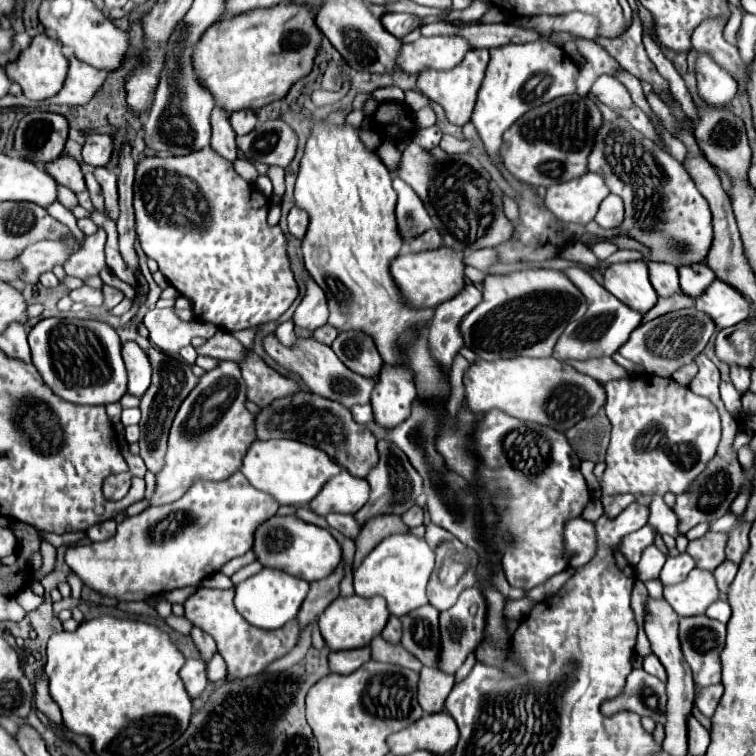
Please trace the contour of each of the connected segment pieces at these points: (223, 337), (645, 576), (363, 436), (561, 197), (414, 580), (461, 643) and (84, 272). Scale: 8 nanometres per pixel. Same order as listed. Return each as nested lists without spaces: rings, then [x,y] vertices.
[[[218,330],[214,338],[206,340],[206,344],[202,344],[200,348],[196,348],[196,352],[200,356],[212,356],[216,360],[232,360],[232,362],[240,362],[244,358],[246,348],[230,334],[224,330]]]
[[[648,546],[642,552],[642,560],[636,566],[636,578],[642,580],[642,582],[646,582],[650,578],[656,578],[660,574],[664,562],[666,562],[666,554],[660,552],[656,546]]]
[[[300,390],[296,394],[278,398],[270,406],[262,408],[256,416],[254,426],[258,440],[270,438],[290,438],[300,442],[304,440],[306,444],[324,450],[342,468],[346,468],[352,476],[358,478],[366,478],[370,468],[378,462],[376,436],[366,426],[356,424],[346,406],[330,402],[328,398],[320,398],[318,394],[312,394],[308,390]]]
[[[584,174],[576,180],[550,186],[546,192],[546,206],[564,222],[588,224],[596,218],[600,202],[610,194],[604,178],[598,174]]]
[[[396,534],[384,538],[354,570],[354,590],[358,596],[382,596],[388,602],[388,610],[394,616],[404,616],[424,604],[426,598],[426,584],[434,570],[436,554],[426,544],[424,538],[412,534]]]
[[[478,586],[466,588],[452,608],[448,608],[446,612],[440,612],[440,634],[442,634],[440,670],[442,672],[454,674],[464,664],[466,656],[482,642],[486,632],[486,614],[488,614],[488,602]]]
[[[98,228],[96,234],[86,238],[86,244],[70,256],[70,276],[86,278],[100,274],[104,268],[104,244],[106,244],[106,232],[104,228]]]

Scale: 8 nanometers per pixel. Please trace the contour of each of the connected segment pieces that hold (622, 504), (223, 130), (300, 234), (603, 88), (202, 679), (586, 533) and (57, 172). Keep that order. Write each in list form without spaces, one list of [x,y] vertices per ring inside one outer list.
[[[622,494],[622,496],[602,496],[602,504],[604,504],[604,512],[608,516],[616,516],[620,514],[628,504],[632,504],[636,500],[636,496],[632,494]]]
[[[214,108],[212,110],[212,150],[222,158],[234,162],[238,158],[236,152],[236,134],[228,122],[228,112]]]
[[[292,208],[290,214],[288,214],[288,230],[292,236],[296,236],[298,240],[304,238],[306,234],[306,228],[308,228],[308,214],[300,208]]]
[[[602,74],[596,78],[596,82],[592,84],[590,90],[602,104],[610,106],[612,110],[618,108],[630,108],[632,106],[632,98],[628,94],[628,90],[610,74]]]
[[[186,660],[186,664],[180,670],[180,678],[184,680],[186,692],[190,694],[192,700],[198,700],[202,696],[202,692],[208,686],[208,678],[206,678],[206,666],[200,660]]]
[[[572,518],[564,526],[564,548],[572,568],[586,564],[596,552],[594,524],[584,518]]]
[[[60,156],[58,160],[50,162],[44,166],[46,172],[62,186],[70,188],[74,194],[80,194],[86,190],[86,184],[84,184],[84,174],[82,174],[82,168],[80,164],[70,158],[70,156]]]

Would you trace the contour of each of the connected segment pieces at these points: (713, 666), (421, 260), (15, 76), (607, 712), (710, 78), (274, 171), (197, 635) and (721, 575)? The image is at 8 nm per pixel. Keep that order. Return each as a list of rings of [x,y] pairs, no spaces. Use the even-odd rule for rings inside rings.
[[[708,616],[680,618],[680,644],[698,688],[720,682],[720,652],[724,648],[726,624]]]
[[[446,246],[438,250],[430,250],[430,252],[418,252],[418,254],[408,252],[408,254],[396,256],[390,266],[390,274],[396,288],[402,294],[404,304],[408,304],[410,308],[434,308],[436,304],[446,302],[448,298],[454,298],[464,286],[462,258],[464,254],[456,254],[454,250],[448,250]]]
[[[38,34],[32,40],[32,44],[26,50],[22,50],[18,60],[6,66],[6,74],[22,86],[26,98],[46,100],[46,98],[56,96],[60,92],[60,86],[64,86],[64,78],[68,76],[68,66],[70,62],[62,52],[62,44],[48,34]]]
[[[632,670],[626,686],[620,696],[606,700],[600,706],[600,712],[604,716],[612,716],[620,710],[628,710],[634,714],[640,714],[640,718],[648,716],[656,724],[664,724],[664,710],[666,710],[666,684],[658,680],[656,676],[640,670]]]
[[[698,52],[696,58],[698,96],[716,106],[726,106],[736,96],[736,80],[708,52]]]
[[[270,166],[268,168],[268,178],[274,184],[274,196],[282,198],[282,194],[284,194],[284,170],[278,168],[278,166]]]
[[[192,628],[192,632],[190,632],[190,636],[192,636],[192,640],[194,640],[194,644],[198,646],[198,650],[200,650],[200,654],[202,654],[202,658],[208,662],[210,658],[212,658],[212,654],[216,652],[216,644],[214,644],[214,640],[208,636],[208,634],[204,634],[200,628]]]
[[[730,560],[722,562],[722,564],[714,570],[714,578],[716,578],[716,582],[718,582],[718,590],[720,590],[720,598],[722,598],[722,600],[728,598],[728,586],[730,586],[732,578],[736,576],[736,570],[738,570],[738,566],[732,564]]]

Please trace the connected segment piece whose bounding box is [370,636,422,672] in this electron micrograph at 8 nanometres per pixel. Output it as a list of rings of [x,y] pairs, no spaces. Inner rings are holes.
[[[378,636],[370,642],[370,648],[372,648],[372,658],[378,662],[390,662],[396,666],[410,668],[414,672],[422,670],[420,660],[414,654],[408,654],[408,650],[404,650],[402,644],[392,644],[392,642],[386,642],[382,636]]]

